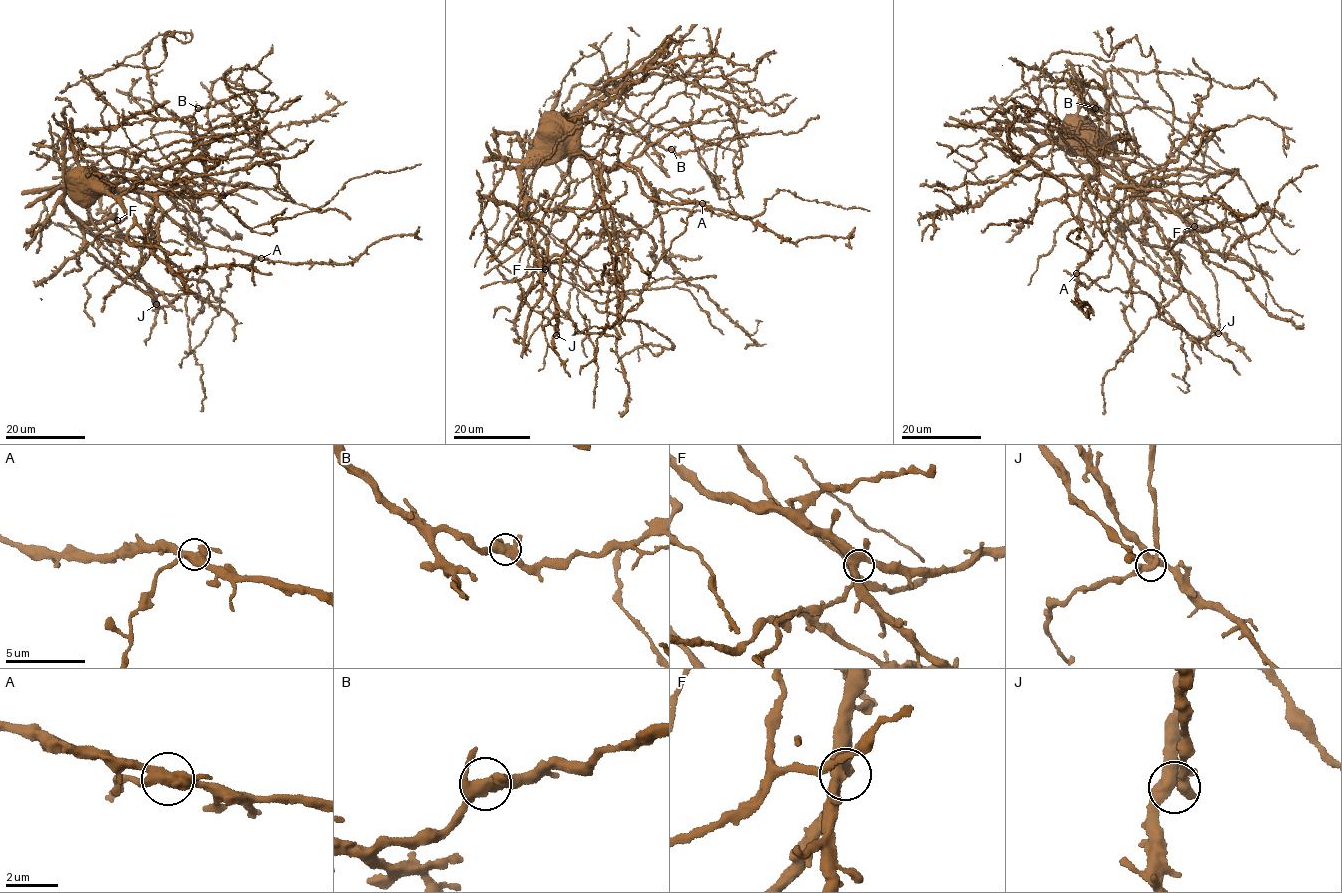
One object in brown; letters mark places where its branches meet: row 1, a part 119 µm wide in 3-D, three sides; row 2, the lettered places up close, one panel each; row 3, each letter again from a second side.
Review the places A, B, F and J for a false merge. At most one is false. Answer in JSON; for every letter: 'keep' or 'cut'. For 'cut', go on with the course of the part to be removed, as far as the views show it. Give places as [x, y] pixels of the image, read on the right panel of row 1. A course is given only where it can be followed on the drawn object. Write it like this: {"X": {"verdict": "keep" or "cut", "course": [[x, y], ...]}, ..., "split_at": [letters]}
{"A": {"verdict": "cut", "course": [[1076, 274], [1108, 291], [1151, 296], [1159, 313], [1180, 328], [1189, 385], [1184, 392], [1177, 386]]}, "B": {"verdict": "keep"}, "F": {"verdict": "keep"}, "J": {"verdict": "keep"}, "split_at": ["A"]}

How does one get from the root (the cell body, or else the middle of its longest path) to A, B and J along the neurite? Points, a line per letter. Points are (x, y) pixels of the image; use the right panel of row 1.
A: (1079, 129), (1077, 136), (1092, 154), (1094, 174), (1082, 190), (1078, 215), (1091, 250), (1076, 274)
B: (1079, 129), (1106, 133), (1105, 90), (1068, 81), (1070, 90), (1091, 111), (1095, 108)
J: (1079, 129), (1130, 254), (1191, 292), (1218, 333)

